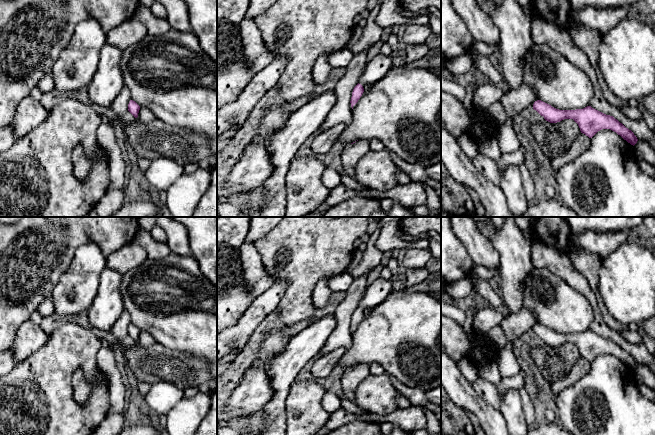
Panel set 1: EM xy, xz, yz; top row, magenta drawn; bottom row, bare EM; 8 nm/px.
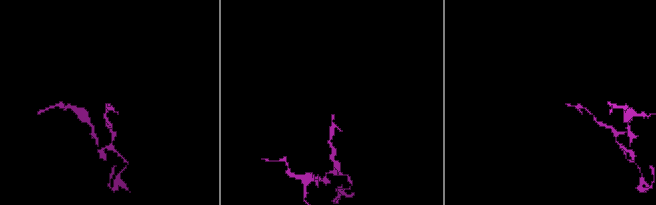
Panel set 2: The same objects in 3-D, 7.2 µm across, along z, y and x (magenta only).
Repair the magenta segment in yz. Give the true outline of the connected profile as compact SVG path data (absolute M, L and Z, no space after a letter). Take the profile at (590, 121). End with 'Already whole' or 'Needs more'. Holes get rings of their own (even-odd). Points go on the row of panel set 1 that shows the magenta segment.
M537 100L533 104L533 109L550 123L573 119L578 124L581 133L589 138L592 138L602 129L610 129L633 146L638 141L634 133L613 116L606 115L591 106L576 110L559 110L541 100Z. Already whole

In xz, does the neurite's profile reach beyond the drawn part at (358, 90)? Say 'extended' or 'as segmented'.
extended

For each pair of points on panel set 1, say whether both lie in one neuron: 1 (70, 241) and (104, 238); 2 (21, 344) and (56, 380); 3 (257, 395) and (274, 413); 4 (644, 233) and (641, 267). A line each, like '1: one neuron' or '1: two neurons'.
1: one neuron
2: two neurons
3: two neurons
4: two neurons

